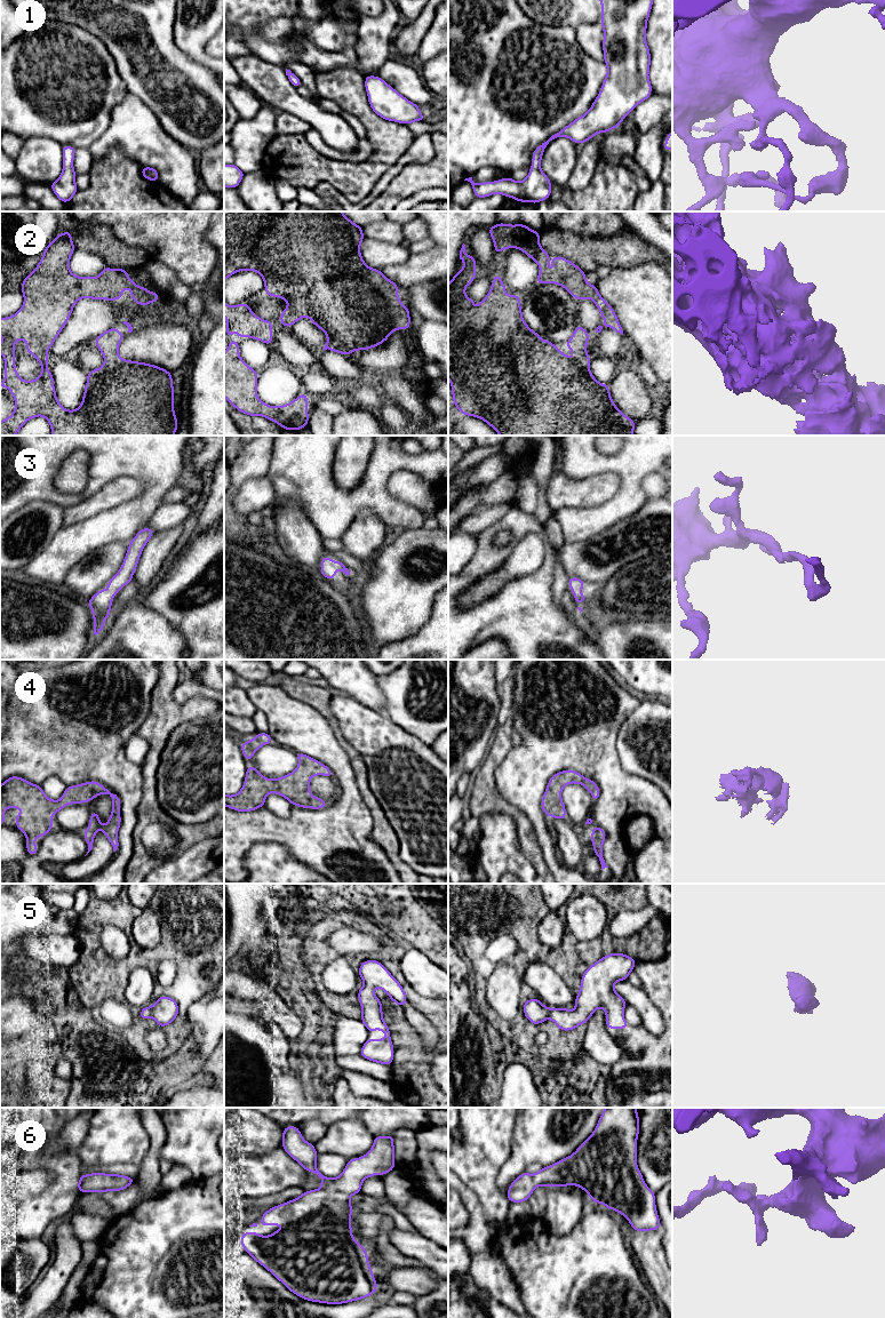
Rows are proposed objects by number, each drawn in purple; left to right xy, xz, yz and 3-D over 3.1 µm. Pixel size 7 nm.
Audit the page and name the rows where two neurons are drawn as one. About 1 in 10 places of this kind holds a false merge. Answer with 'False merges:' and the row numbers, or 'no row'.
False merges: no row

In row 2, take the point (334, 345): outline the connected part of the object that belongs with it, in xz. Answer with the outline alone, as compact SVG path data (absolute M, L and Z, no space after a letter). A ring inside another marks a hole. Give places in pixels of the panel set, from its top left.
M224 211L224 281L239 271L255 271L264 279L265 295L279 297L287 302L288 306L280 313L280 323L292 327L296 321L308 319L321 329L327 336L324 350L330 350L340 354L350 354L353 351L369 350L384 343L390 334L397 329L409 329L409 309L400 303L398 285L388 279L381 270L369 267L360 254L360 245L365 235L362 227L349 219L342 211Z

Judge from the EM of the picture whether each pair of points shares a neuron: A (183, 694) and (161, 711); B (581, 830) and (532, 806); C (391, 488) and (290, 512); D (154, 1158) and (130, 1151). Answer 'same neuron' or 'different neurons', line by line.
A: different neurons
B: different neurons
C: different neurons
D: different neurons

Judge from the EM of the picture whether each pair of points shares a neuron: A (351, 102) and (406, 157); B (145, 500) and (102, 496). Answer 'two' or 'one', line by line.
A: two
B: two

